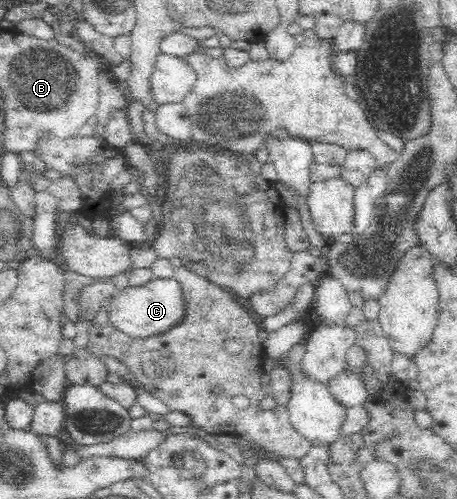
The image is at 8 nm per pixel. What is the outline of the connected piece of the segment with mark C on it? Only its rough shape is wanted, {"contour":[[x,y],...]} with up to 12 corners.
{"contour":[[154,278],[119,291],[109,321],[137,339],[187,317],[181,285]]}

